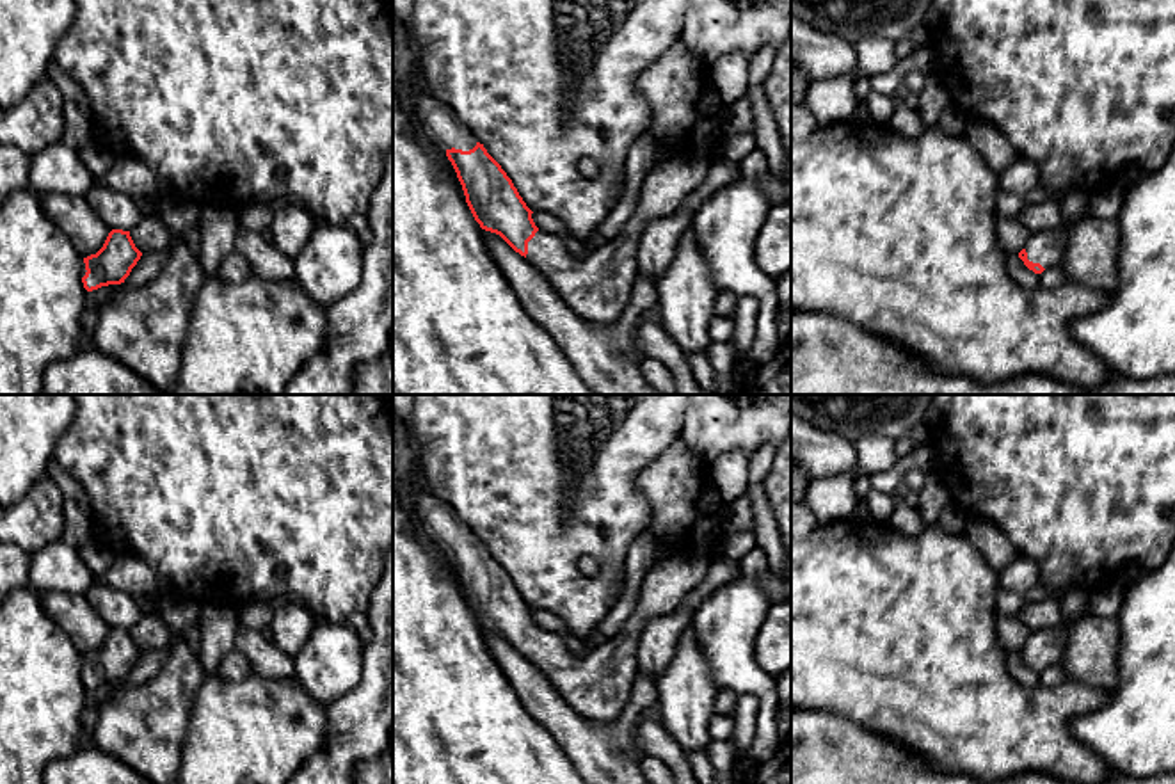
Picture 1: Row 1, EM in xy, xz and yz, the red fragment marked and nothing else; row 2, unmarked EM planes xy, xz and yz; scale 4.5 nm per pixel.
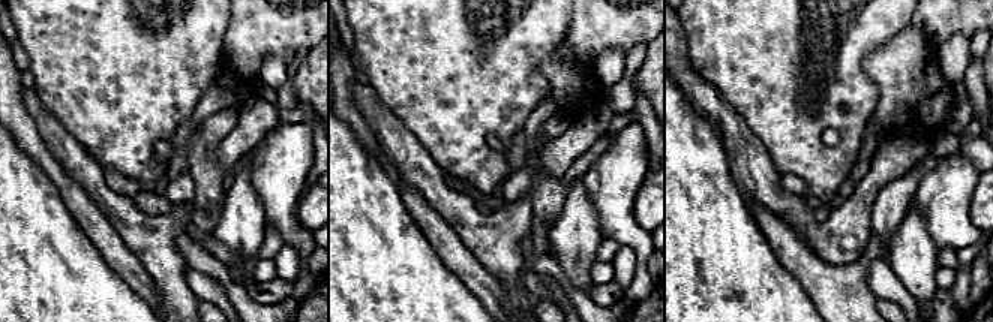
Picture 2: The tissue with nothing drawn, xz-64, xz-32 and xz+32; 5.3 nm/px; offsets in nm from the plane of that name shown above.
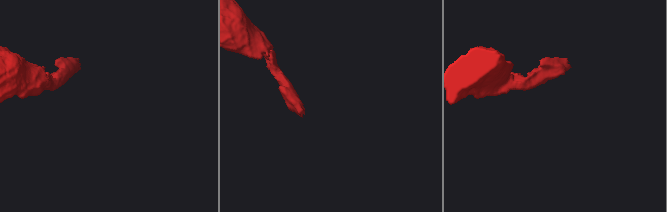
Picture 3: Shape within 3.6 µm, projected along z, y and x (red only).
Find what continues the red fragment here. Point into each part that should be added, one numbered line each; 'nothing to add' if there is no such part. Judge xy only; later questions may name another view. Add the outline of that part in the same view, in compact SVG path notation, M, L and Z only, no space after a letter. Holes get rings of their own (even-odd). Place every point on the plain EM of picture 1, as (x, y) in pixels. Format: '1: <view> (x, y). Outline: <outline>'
nothing to add

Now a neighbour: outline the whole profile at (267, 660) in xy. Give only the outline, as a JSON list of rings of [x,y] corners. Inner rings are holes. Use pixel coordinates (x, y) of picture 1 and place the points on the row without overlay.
[[[240,624],[235,635],[235,649],[251,661],[252,672],[260,677],[270,681],[295,677],[295,658],[284,654],[258,629]]]

